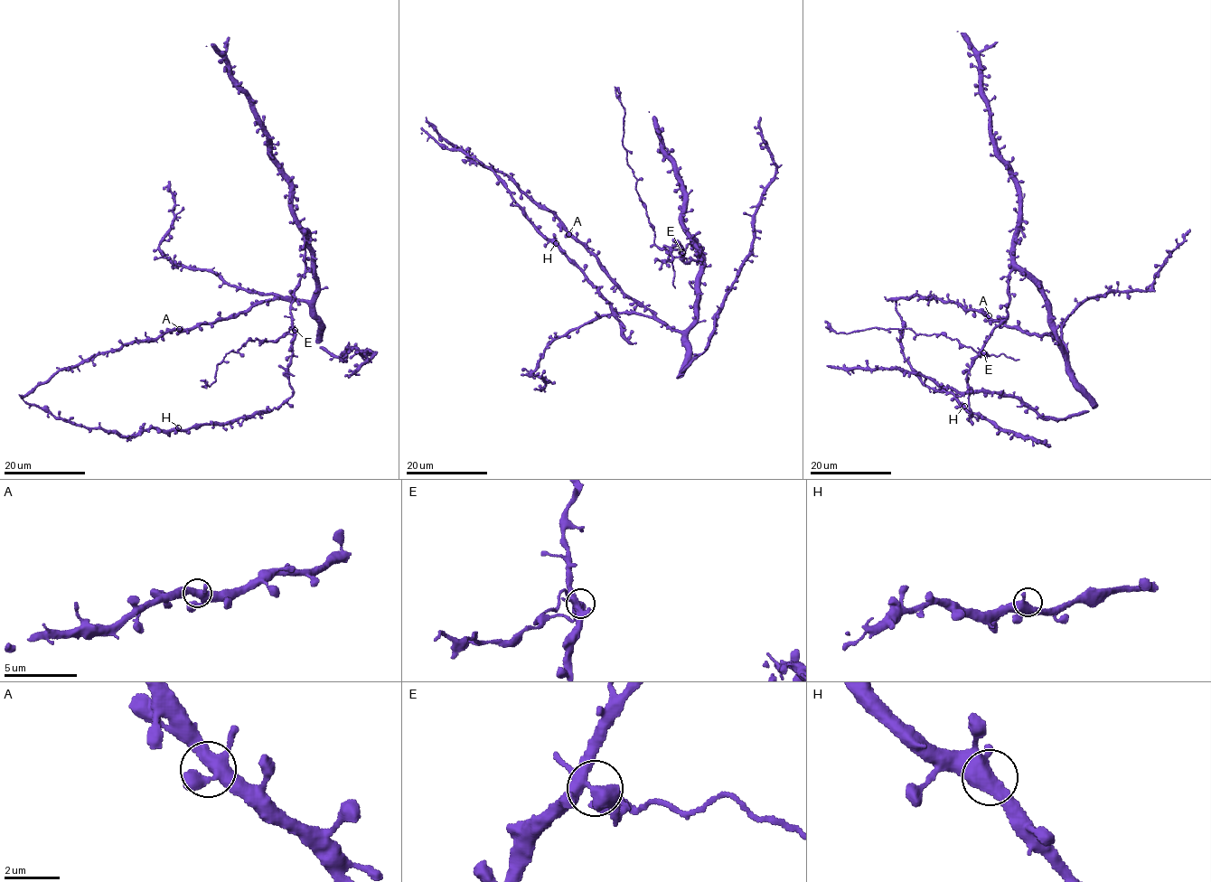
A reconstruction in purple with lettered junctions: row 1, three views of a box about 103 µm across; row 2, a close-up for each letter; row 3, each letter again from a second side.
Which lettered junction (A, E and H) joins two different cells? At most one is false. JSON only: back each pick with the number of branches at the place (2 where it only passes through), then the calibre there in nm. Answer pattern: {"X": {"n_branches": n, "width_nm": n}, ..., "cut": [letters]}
{"E": {"n_branches": 4, "width_nm": 440}, "cut": ["E"]}

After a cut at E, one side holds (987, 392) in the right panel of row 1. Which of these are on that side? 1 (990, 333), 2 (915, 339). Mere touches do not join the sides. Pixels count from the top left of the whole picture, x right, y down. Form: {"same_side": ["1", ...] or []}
{"same_side": ["1"]}

